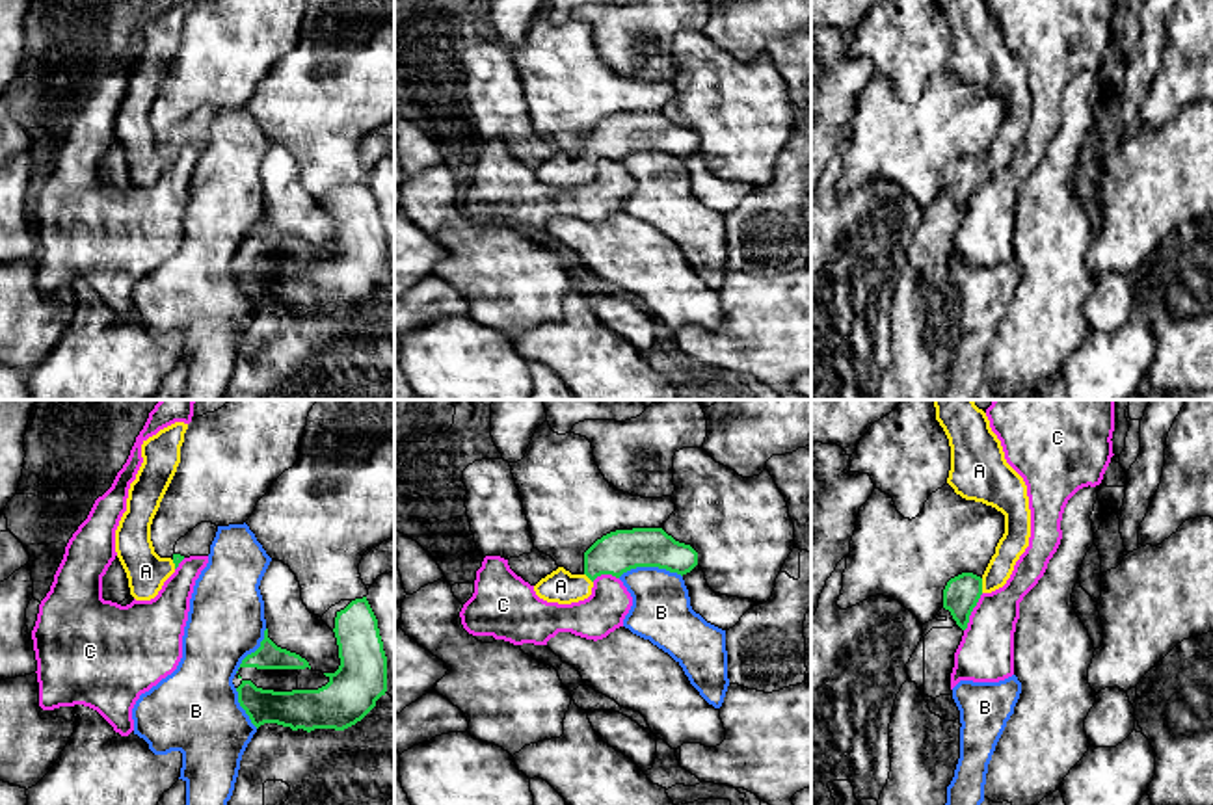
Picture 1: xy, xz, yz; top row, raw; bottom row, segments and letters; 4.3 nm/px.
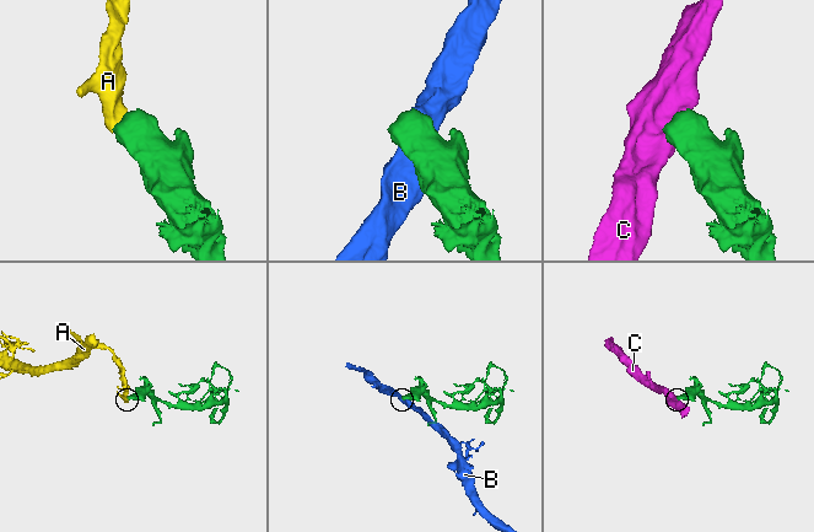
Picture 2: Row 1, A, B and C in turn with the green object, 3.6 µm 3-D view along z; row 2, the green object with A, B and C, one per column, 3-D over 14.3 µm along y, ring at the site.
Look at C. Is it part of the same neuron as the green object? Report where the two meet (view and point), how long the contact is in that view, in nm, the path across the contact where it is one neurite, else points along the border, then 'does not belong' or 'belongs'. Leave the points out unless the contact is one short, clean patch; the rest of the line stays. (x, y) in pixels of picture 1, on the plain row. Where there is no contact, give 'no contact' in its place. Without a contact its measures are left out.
yz (972, 194) | 190 nm | along yz (983, 177), (964, 214) | does not belong

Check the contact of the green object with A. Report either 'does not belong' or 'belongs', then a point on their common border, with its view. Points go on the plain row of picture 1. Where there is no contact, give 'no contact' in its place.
belongs; contact yz (981, 170)

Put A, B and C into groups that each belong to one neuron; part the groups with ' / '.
A / B / C

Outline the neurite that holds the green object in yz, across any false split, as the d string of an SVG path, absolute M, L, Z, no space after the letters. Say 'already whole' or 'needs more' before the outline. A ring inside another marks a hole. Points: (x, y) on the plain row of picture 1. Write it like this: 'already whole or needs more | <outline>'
needs more | M936 0L951 30L947 67L966 84L982 86L1005 99L1005 117L982 160L962 156L943 173L943 191L966 214L982 177L1006 167L1029 130L1031 93L1023 61L1006 46L988 0Z

